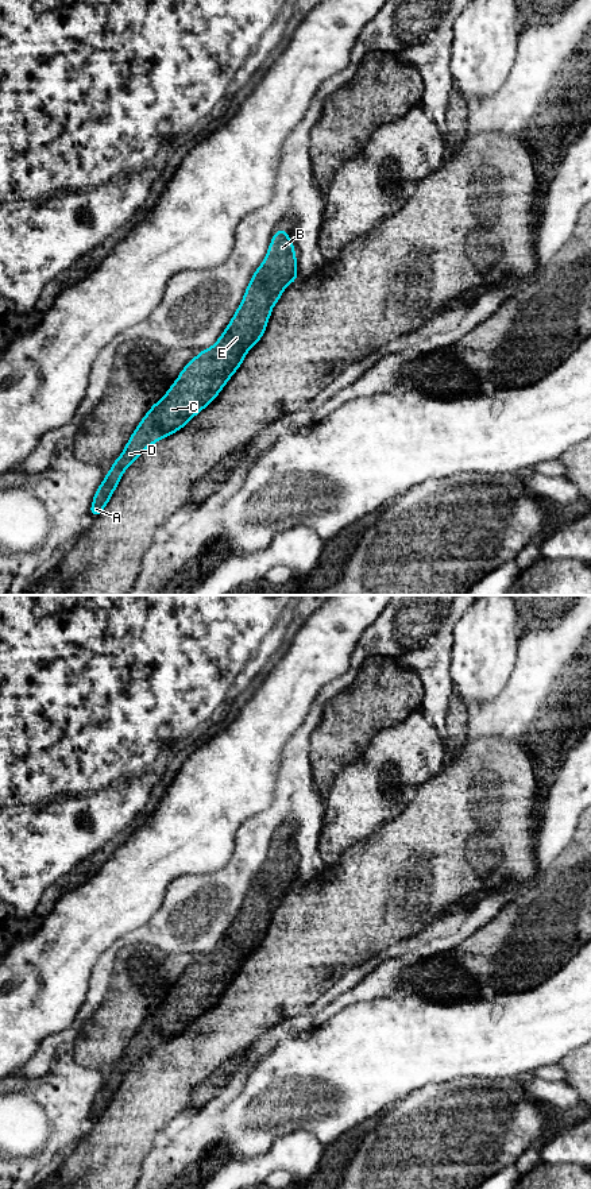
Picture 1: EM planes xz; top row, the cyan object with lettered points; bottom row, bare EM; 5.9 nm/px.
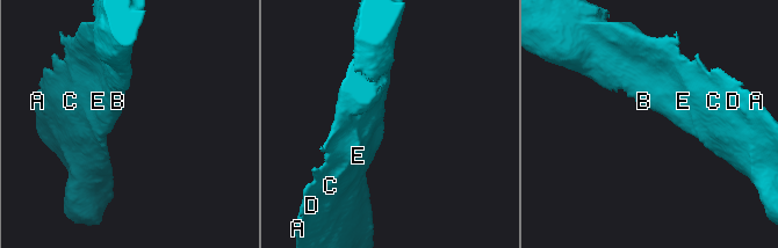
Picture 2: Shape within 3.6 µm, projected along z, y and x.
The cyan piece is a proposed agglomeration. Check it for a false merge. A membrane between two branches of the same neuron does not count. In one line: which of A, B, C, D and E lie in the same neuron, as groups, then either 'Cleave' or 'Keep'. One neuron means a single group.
Groups: A B C D E. Keep

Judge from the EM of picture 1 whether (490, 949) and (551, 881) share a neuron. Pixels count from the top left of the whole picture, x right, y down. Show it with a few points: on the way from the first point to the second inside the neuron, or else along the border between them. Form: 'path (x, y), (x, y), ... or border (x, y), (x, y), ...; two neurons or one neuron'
path (502, 933), (537, 898); one neuron

